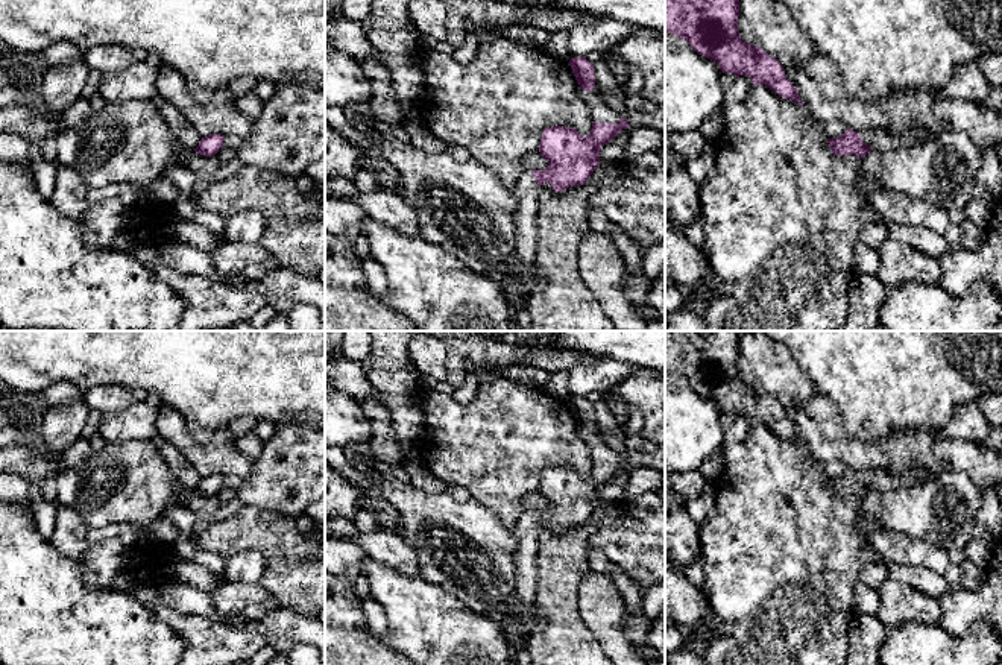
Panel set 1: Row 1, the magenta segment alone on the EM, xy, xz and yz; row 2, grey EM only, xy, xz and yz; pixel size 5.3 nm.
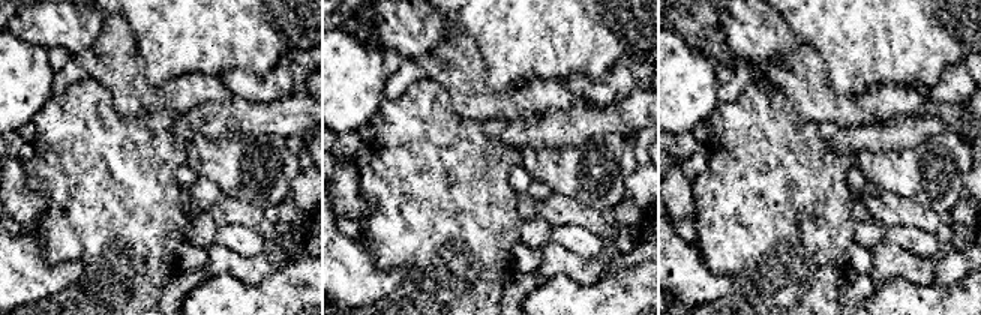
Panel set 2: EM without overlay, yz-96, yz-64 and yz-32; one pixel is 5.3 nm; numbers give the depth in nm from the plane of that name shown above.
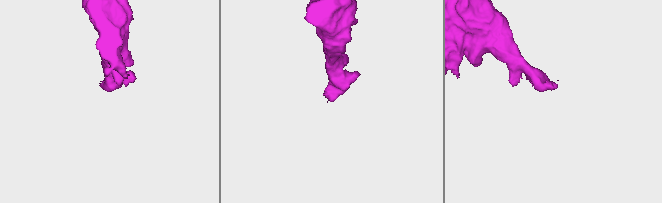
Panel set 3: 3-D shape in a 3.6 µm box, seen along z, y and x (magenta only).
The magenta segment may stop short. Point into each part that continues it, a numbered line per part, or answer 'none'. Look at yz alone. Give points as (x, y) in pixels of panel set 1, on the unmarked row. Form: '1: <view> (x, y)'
1: yz (878, 480)

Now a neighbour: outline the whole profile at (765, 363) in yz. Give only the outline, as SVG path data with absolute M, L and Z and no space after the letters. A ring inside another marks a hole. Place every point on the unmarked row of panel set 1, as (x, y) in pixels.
M764 331L741 334L738 370L745 383L761 387L785 410L797 410L812 398L814 386L791 351Z

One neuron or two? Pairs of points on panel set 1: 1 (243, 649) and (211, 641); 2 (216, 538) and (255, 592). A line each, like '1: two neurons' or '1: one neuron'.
1: one neuron
2: two neurons

